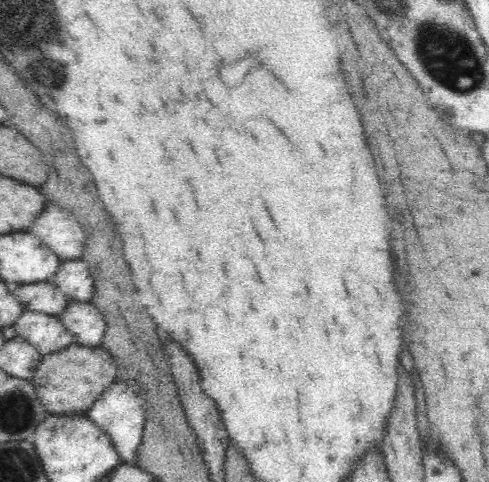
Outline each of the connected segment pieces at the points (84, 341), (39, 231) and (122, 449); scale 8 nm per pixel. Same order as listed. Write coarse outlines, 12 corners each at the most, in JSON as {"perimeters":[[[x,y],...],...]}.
{"perimeters":[[[72,301],[57,315],[73,342],[98,347],[106,330],[91,301]],[[49,199],[28,229],[61,261],[80,259],[80,223]],[[122,378],[86,410],[122,463],[135,463],[145,407]]]}

